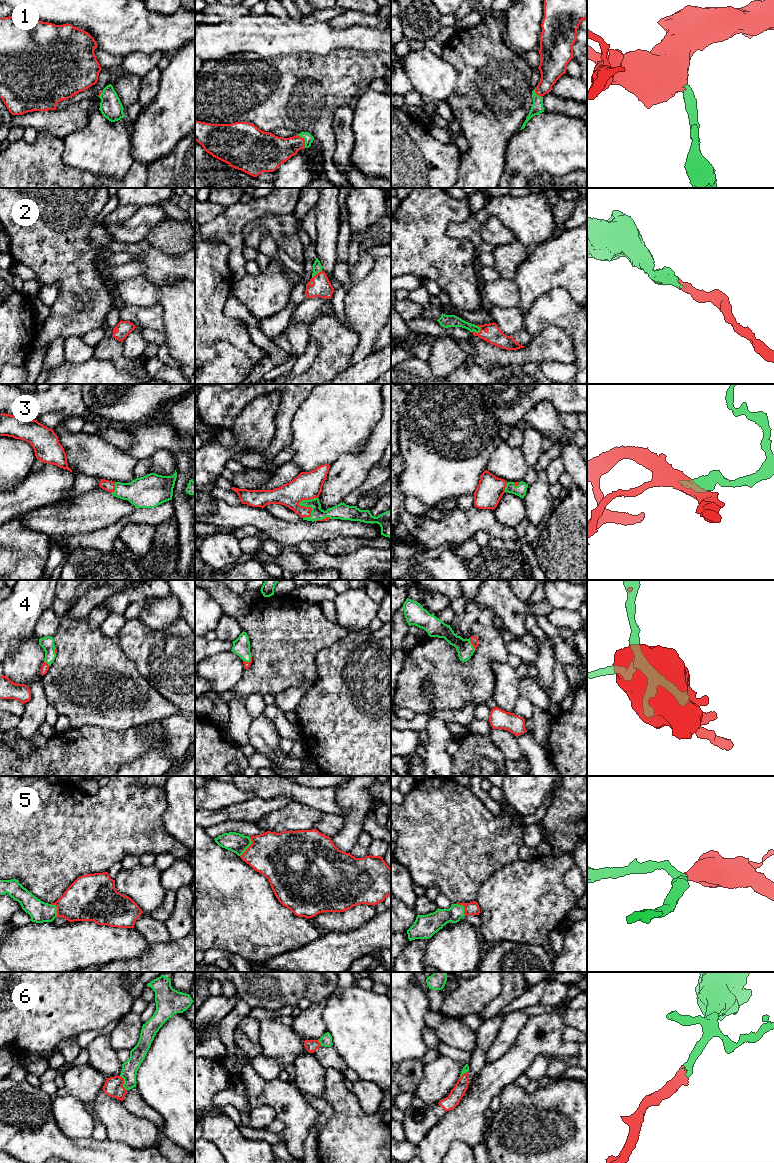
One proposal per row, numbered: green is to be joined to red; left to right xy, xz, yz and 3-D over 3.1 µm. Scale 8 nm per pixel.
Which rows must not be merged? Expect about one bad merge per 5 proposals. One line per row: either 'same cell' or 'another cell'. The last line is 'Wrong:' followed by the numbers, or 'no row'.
1: same cell
2: same cell
3: same cell
4: same cell
5: same cell
6: same cell
Wrong: no row

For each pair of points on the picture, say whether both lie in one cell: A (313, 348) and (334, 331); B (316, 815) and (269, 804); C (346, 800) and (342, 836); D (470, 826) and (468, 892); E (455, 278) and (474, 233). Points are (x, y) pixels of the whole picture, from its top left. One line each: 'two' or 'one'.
A: two
B: two
C: one
D: one
E: two

